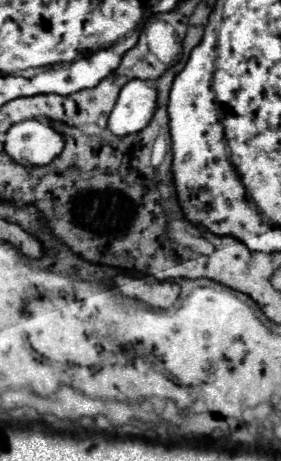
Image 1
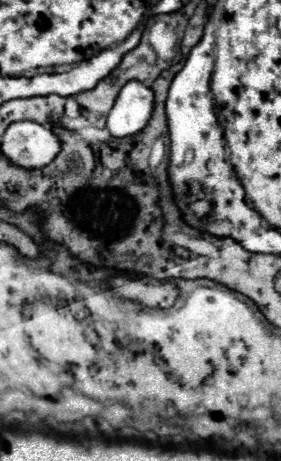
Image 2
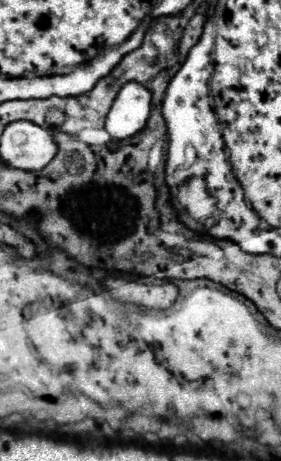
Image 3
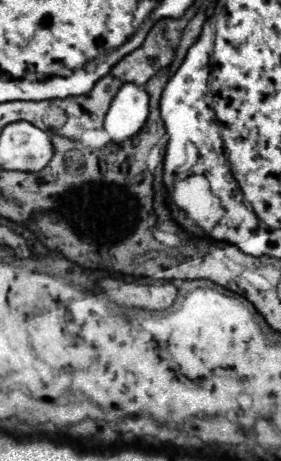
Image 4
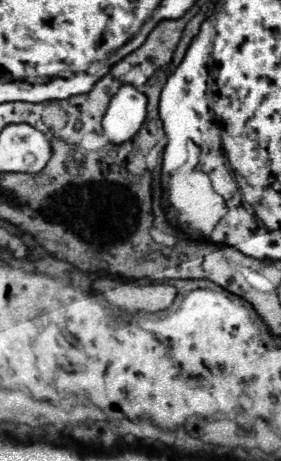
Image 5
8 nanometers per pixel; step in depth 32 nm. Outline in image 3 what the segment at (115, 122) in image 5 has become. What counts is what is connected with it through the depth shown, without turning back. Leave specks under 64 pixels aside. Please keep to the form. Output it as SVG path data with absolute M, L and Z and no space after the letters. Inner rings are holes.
M128 82L118 92L108 116L106 130L112 138L124 140L140 132L152 110L152 92L144 84Z

